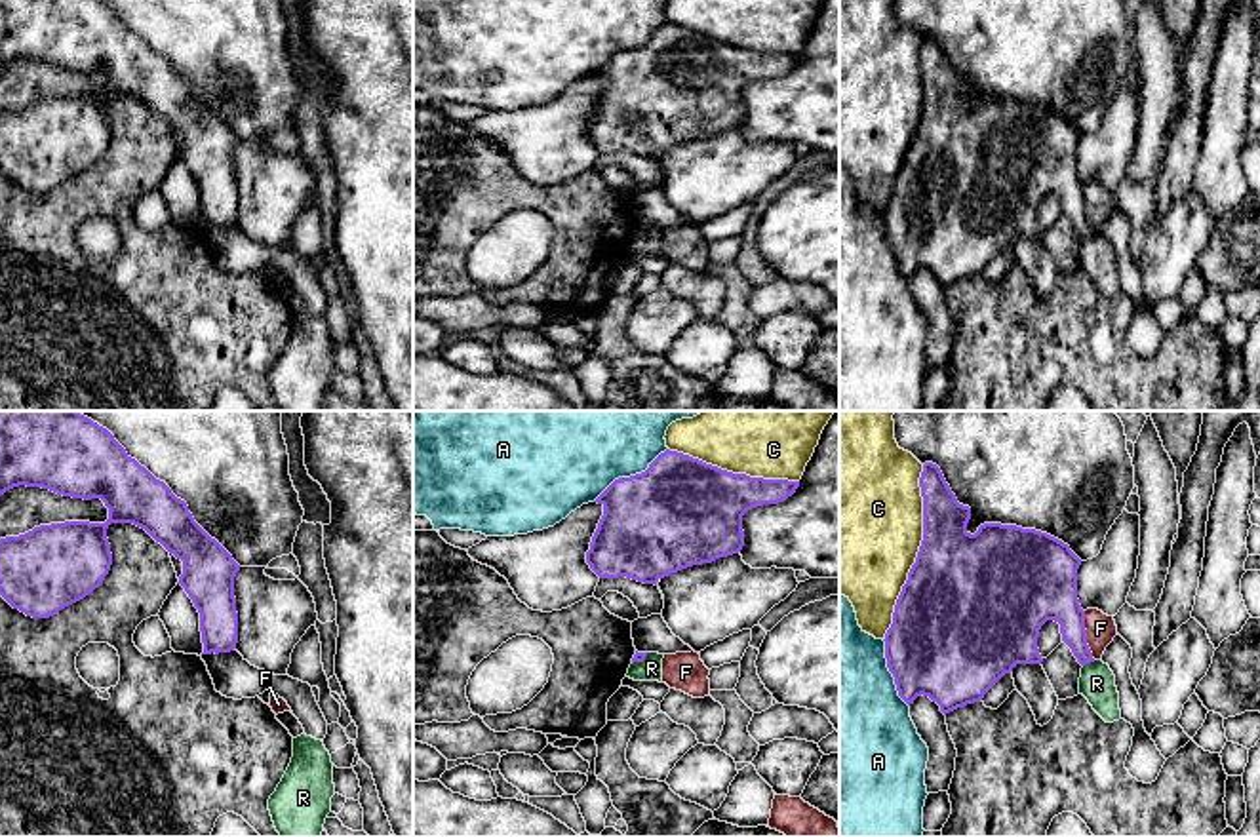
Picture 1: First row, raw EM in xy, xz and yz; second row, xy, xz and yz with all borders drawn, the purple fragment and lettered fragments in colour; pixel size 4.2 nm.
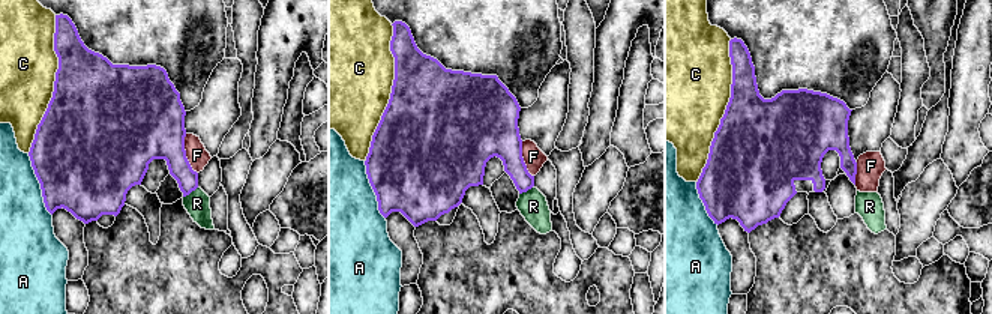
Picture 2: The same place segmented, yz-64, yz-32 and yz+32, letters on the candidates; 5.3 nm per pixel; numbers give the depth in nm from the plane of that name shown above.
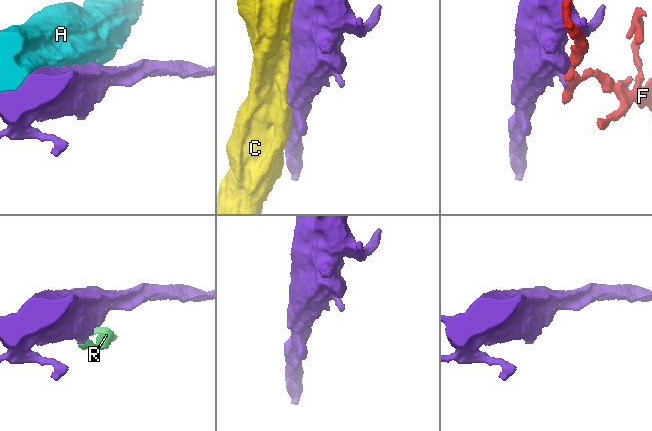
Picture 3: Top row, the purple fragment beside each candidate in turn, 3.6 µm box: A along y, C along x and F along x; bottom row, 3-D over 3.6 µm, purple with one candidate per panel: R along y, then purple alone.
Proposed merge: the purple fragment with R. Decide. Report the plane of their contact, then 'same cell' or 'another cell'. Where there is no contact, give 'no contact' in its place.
meets purple in yz; another cell

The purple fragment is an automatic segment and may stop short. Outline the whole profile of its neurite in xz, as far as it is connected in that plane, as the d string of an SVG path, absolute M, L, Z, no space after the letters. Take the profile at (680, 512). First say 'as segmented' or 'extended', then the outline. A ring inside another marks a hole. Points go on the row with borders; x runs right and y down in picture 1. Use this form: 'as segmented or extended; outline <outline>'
as segmented; outline M666 449L645 472L615 479L594 500L603 506L603 516L592 536L590 550L586 552L586 563L600 578L626 576L657 586L660 578L681 569L738 554L744 546L742 516L752 508L786 500L797 487L799 481L733 474L689 455Z

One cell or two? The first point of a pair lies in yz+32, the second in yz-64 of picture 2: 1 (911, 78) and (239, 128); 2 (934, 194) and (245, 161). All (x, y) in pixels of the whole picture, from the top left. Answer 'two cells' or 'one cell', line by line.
1: one cell
2: two cells

